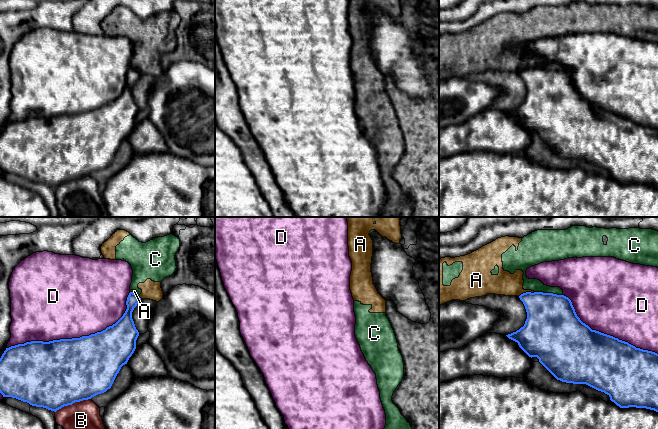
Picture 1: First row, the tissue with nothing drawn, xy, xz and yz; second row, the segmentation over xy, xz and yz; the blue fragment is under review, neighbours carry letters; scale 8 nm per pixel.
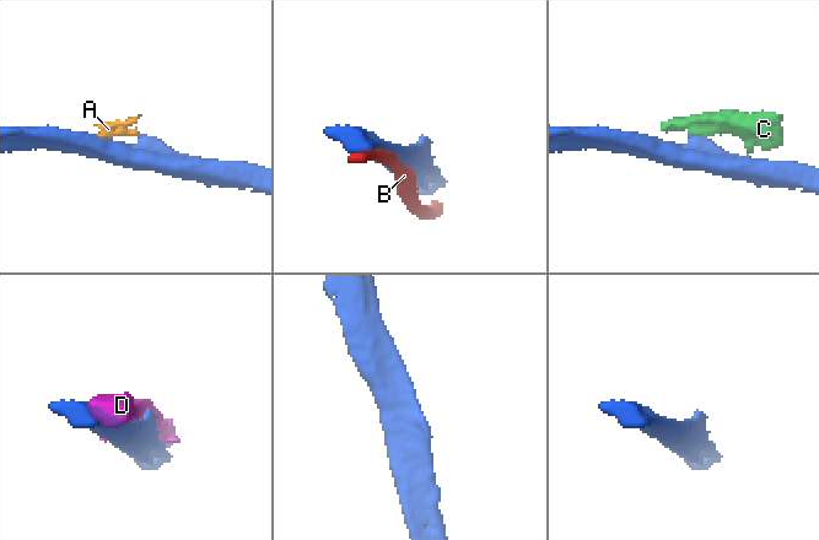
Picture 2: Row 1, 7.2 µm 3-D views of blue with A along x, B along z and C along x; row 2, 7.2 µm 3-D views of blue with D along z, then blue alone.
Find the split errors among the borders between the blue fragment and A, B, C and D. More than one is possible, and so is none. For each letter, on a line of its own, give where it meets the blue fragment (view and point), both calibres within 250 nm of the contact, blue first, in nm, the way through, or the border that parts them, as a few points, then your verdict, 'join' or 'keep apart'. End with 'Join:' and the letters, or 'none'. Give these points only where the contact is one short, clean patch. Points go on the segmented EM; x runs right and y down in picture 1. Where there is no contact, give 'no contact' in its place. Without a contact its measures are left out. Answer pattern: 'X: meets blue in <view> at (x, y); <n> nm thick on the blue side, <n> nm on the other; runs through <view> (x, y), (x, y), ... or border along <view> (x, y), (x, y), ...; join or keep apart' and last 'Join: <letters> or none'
A: meets blue in yz at (526, 292); 340 nm thick on the blue side, 190 nm on the other; border along yz (534, 292), (523, 292), (518, 296); keep apart
B: meets blue in xy at (72, 403); 500 nm thick on the blue side, 220 nm on the other; keep apart
C: meets blue in yz at (548, 293); 420 nm thick on the blue side, 100 nm on the other; keep apart
D: meets blue in xy at (76, 338); 500 nm thick on the blue side, 480 nm on the other; keep apart
Join: none

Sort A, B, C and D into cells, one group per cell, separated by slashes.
A C / B / D

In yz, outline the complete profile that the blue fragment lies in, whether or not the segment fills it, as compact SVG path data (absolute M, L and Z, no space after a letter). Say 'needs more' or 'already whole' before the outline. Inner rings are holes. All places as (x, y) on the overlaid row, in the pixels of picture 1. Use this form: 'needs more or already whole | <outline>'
already whole | M526 292L519 296L520 300L523 302L526 312L527 319L523 327L521 327L516 332L506 335L509 339L518 343L519 347L529 356L537 357L539 362L557 379L566 383L573 384L586 384L598 391L604 392L610 397L610 400L614 402L620 408L646 408L658 412L658 354L652 351L643 350L636 348L635 346L629 344L628 342L619 340L613 336L601 333L596 330L592 330L588 325L583 323L577 316L575 309L572 305L571 300L564 295L557 295L553 293L543 293L543 292Z

